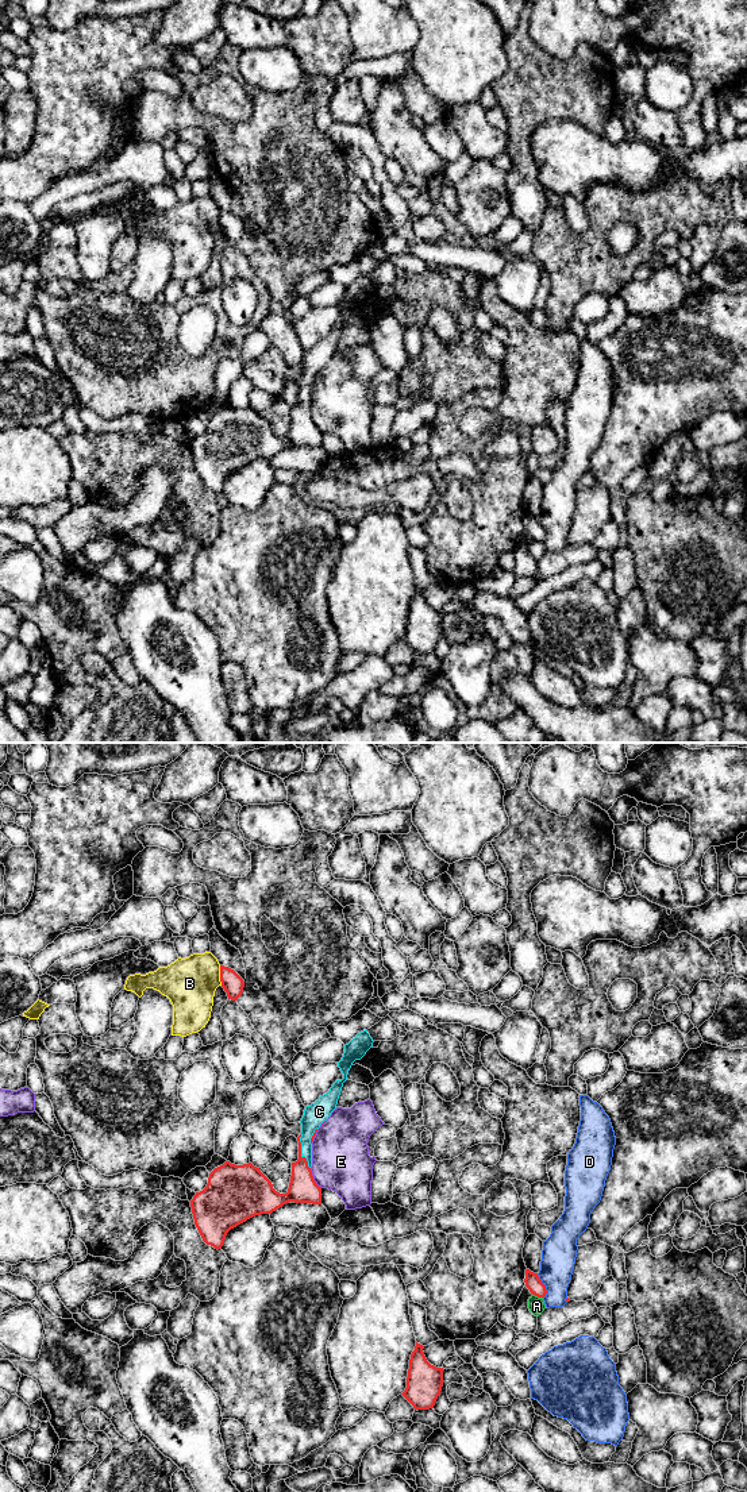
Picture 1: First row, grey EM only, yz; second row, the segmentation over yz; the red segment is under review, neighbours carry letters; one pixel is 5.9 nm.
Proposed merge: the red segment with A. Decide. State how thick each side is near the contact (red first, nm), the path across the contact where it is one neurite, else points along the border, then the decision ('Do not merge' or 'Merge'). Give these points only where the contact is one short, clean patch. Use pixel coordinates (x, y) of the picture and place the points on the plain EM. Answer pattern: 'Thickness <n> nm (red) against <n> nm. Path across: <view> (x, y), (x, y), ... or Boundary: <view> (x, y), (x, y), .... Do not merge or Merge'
Thickness 90 nm (red) against 100 nm. Do not merge

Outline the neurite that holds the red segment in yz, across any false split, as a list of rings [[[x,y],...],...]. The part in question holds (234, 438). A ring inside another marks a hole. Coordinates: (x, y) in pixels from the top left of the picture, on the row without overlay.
[[[363,274],[344,289],[338,308],[343,317],[330,335],[307,350],[300,365],[299,404],[292,406],[292,420],[286,437],[273,432],[272,425],[251,406],[235,409],[226,405],[215,412],[207,431],[190,444],[195,469],[207,489],[222,493],[227,477],[247,463],[272,458],[289,446],[321,448],[321,431],[312,420],[312,385],[317,373],[336,352],[338,343],[355,304],[361,304],[373,290],[373,282]]]

